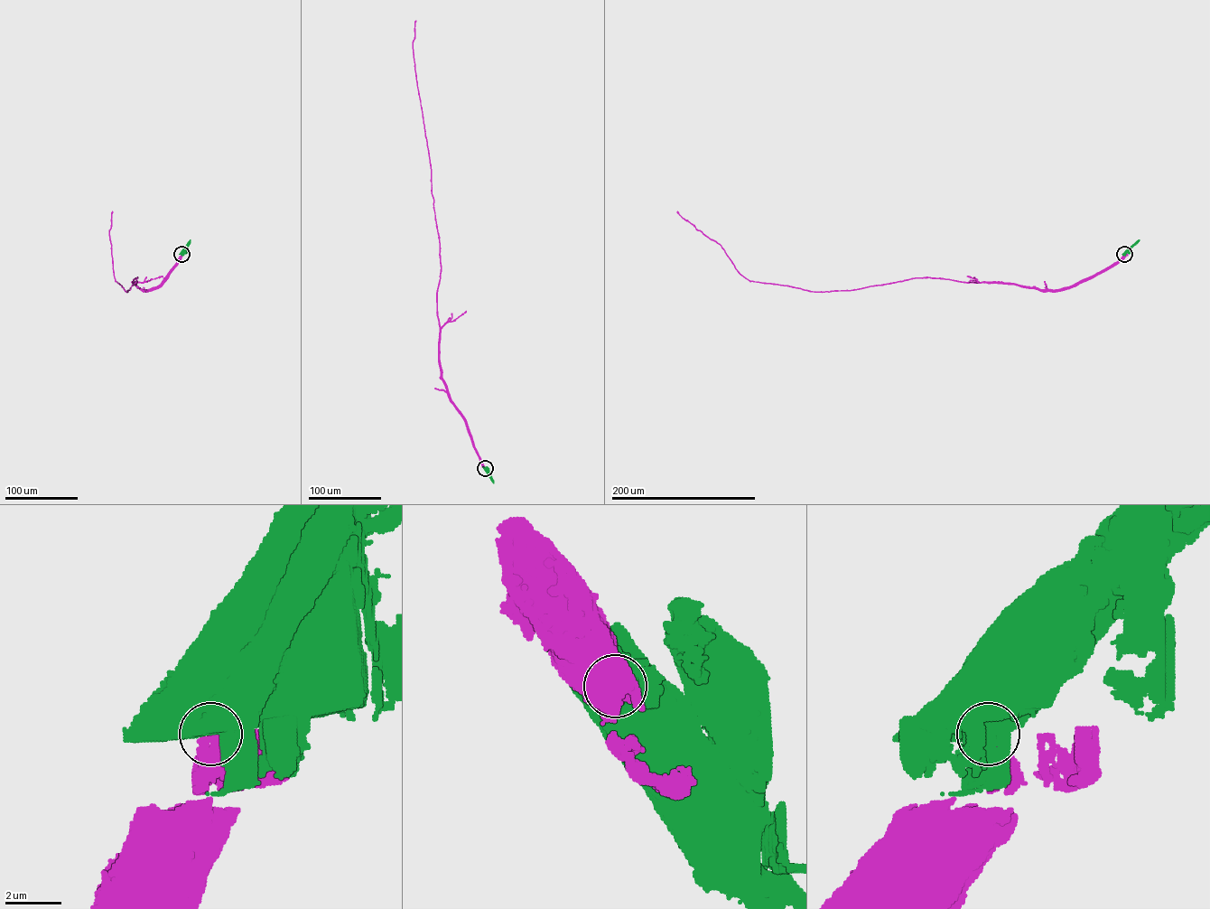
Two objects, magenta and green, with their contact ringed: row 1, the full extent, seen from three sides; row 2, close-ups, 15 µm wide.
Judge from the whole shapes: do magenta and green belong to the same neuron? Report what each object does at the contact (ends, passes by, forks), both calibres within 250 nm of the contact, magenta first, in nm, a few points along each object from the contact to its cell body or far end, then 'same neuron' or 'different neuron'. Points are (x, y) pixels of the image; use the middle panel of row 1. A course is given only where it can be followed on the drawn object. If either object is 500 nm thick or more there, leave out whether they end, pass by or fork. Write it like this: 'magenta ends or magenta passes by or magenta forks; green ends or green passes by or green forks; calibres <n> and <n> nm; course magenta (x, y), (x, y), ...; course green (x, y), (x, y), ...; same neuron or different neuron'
calibres 600 and 650 nm; course magenta (485, 469), (465, 420), (451, 400); course green (485, 469), (493, 482); different neuron

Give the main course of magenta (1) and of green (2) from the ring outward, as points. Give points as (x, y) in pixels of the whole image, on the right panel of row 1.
1: (1125, 254), (1092, 276), (1056, 291)
2: (1125, 254), (1139, 239)

